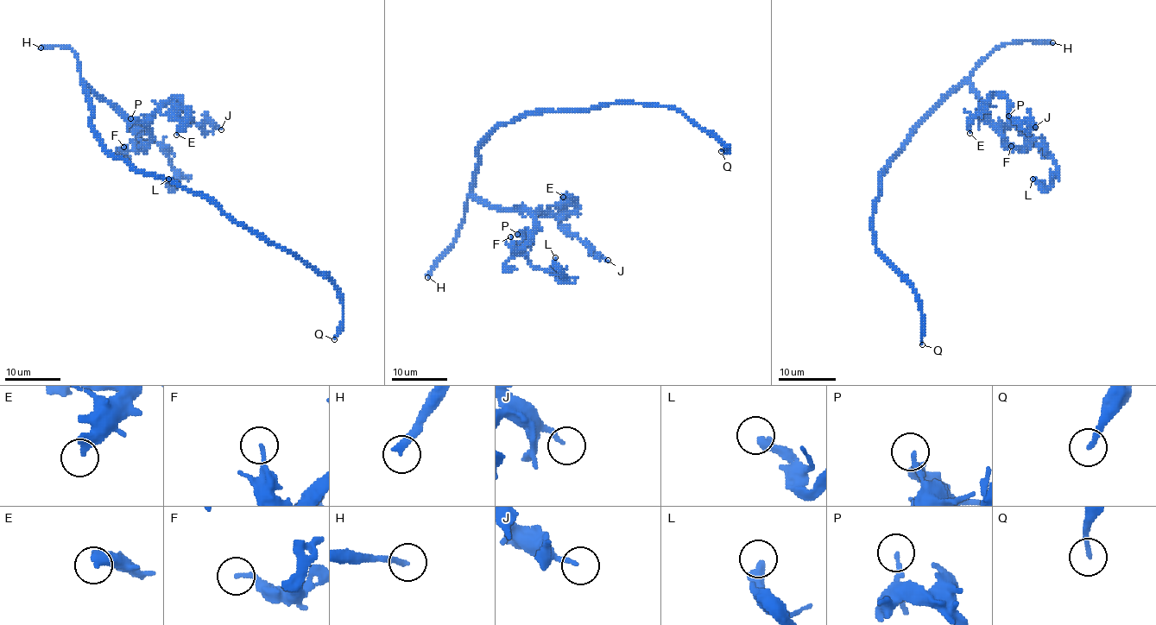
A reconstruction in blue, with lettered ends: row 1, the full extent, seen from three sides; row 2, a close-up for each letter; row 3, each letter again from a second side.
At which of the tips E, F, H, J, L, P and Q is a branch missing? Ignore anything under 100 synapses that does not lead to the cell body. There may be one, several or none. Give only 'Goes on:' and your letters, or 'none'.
Goes on: H

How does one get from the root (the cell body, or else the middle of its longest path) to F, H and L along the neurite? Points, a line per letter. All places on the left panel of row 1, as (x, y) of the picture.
F: (111, 154), (91, 125), (86, 86), (128, 116), (142, 121), (148, 129), (150, 140), (142, 148), (123, 147)
H: (111, 154), (91, 125), (91, 102), (86, 84), (81, 78), (78, 57), (66, 47), (41, 47)
L: (111, 154), (91, 125), (86, 86), (144, 123), (150, 140), (135, 146), (154, 142), (176, 186), (168, 179)

